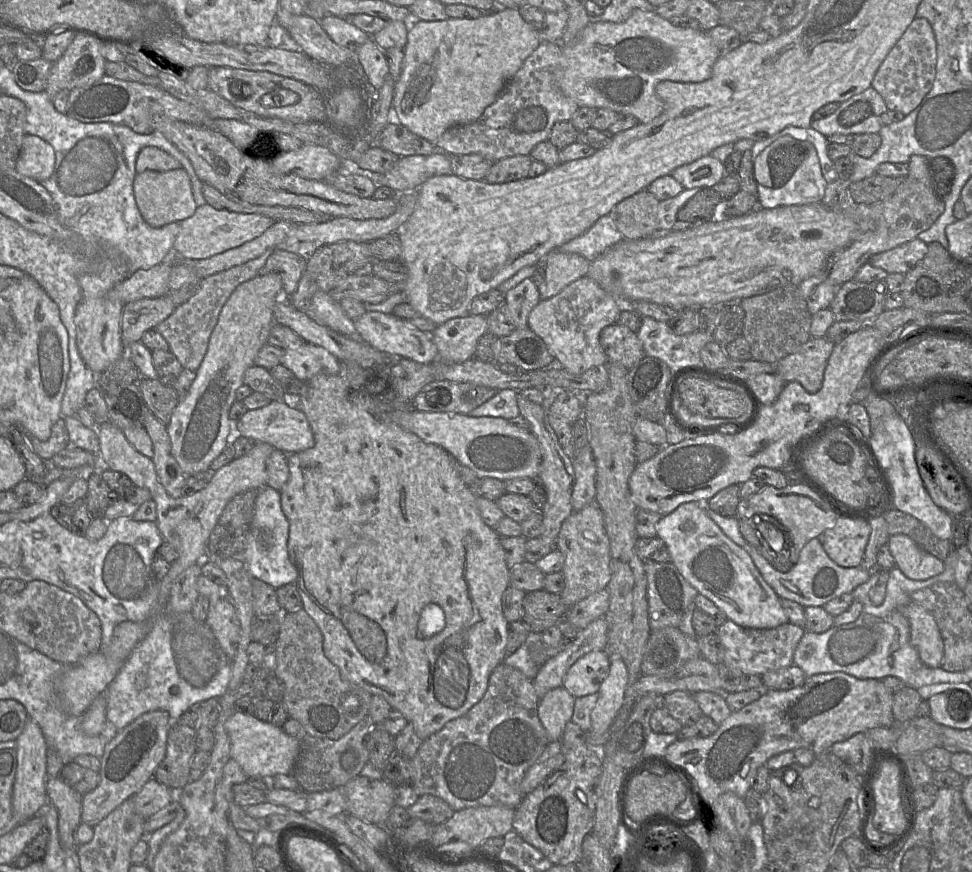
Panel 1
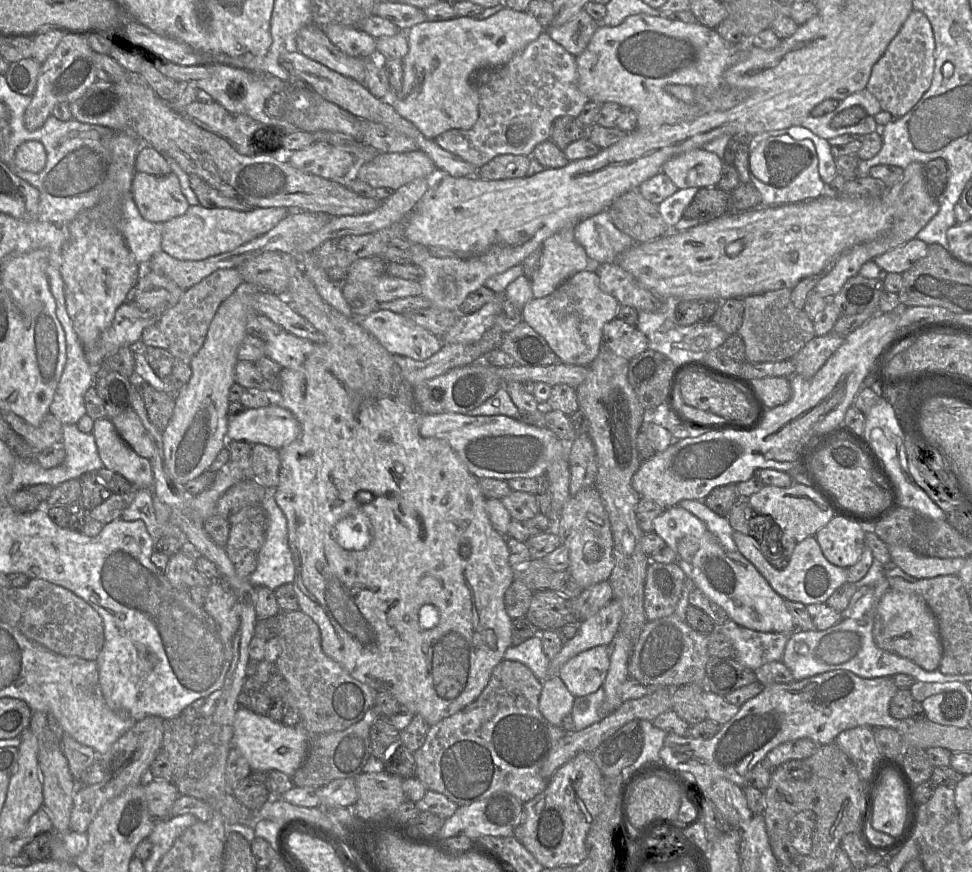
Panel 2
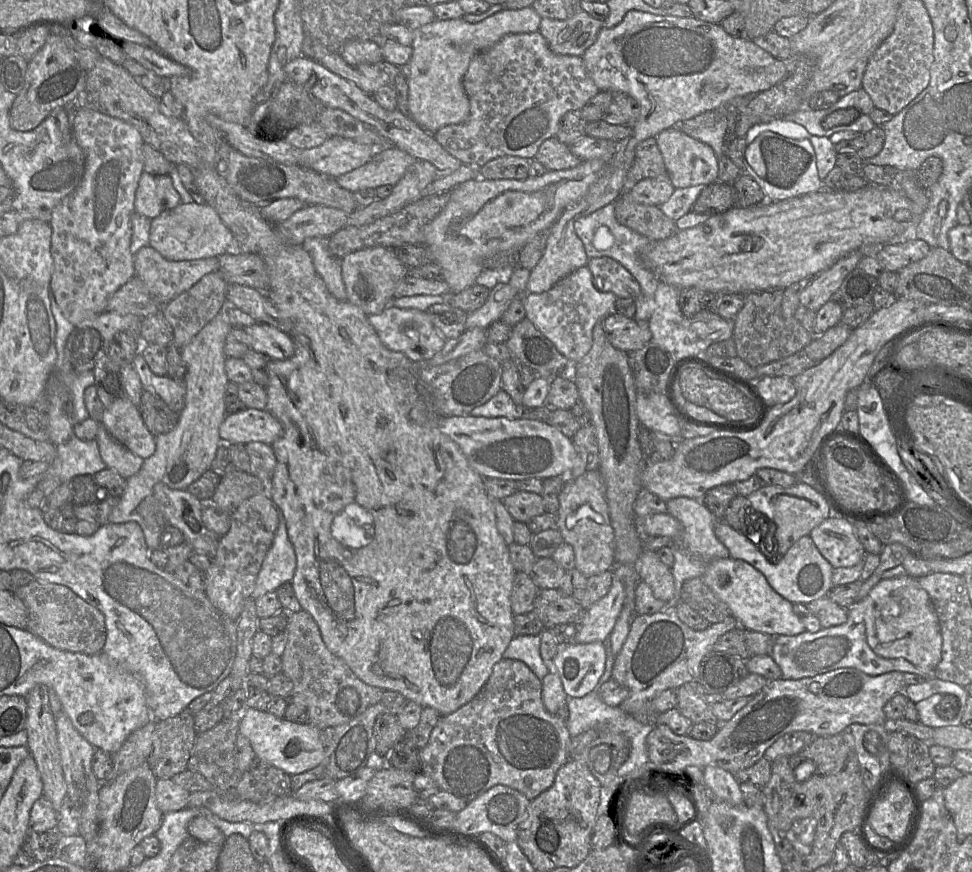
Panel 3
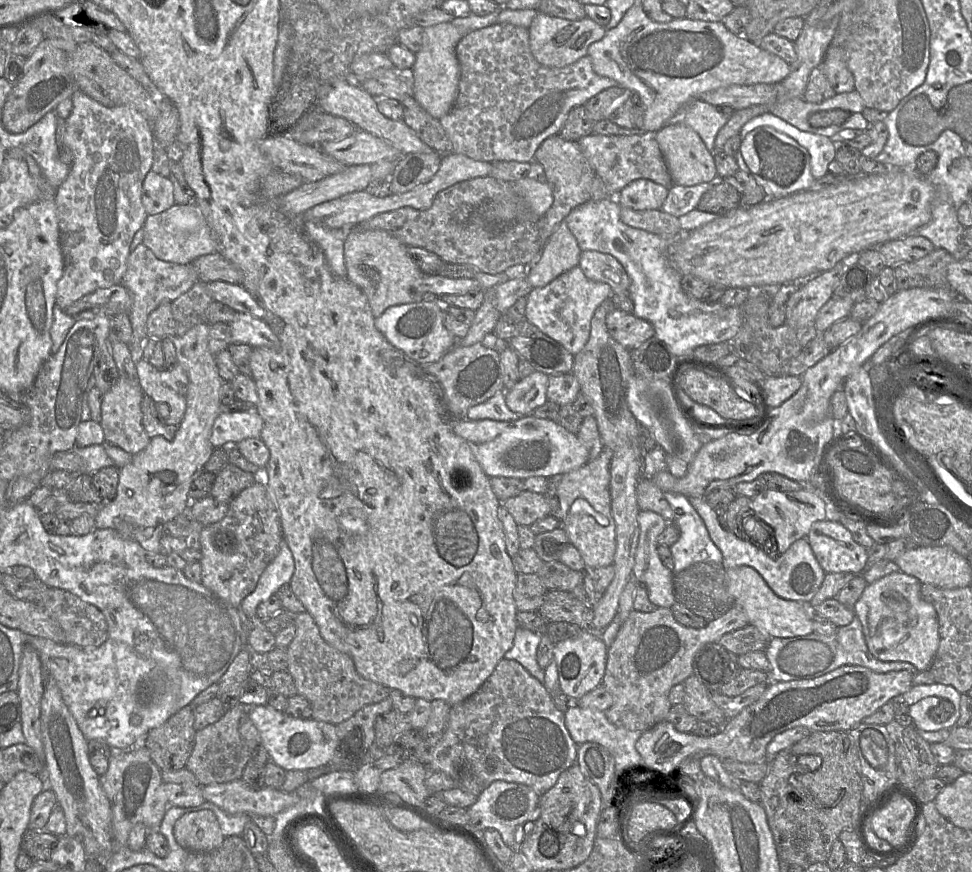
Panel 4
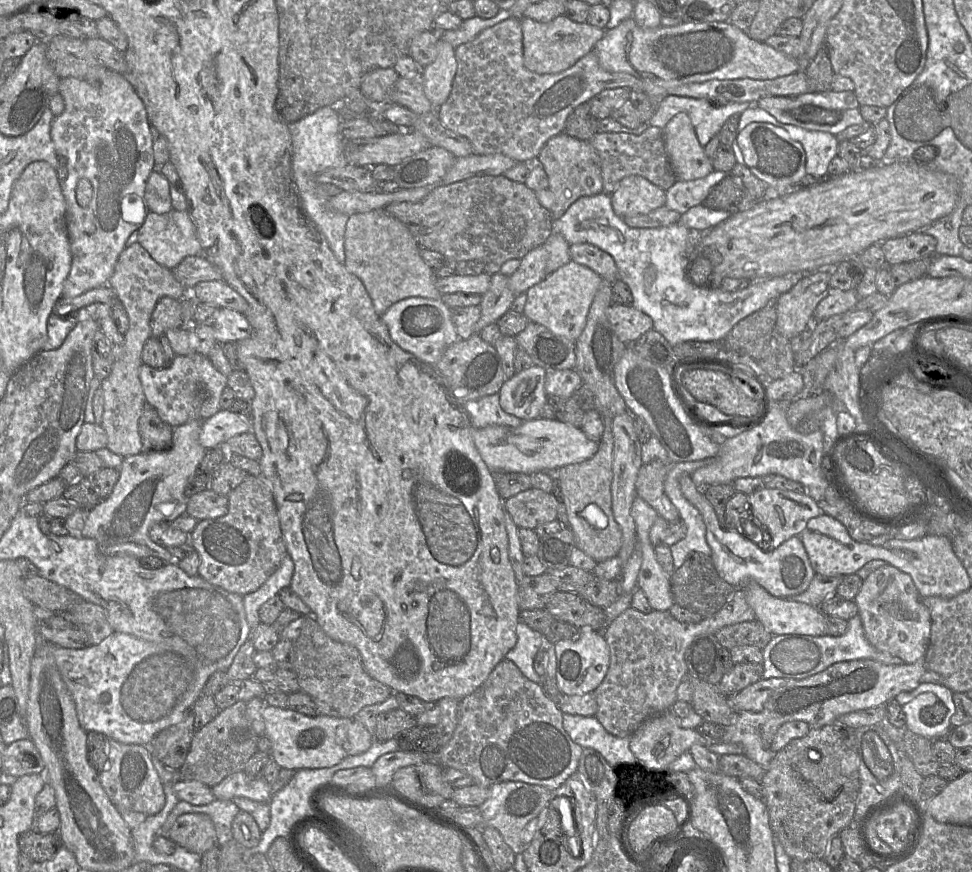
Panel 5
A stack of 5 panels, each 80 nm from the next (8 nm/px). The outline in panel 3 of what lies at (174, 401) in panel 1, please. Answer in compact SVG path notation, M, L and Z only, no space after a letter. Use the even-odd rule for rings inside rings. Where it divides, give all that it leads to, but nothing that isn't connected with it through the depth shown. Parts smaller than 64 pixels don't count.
M143 390L139 409L146 427L154 436L170 432L177 424L178 414L150 391Z

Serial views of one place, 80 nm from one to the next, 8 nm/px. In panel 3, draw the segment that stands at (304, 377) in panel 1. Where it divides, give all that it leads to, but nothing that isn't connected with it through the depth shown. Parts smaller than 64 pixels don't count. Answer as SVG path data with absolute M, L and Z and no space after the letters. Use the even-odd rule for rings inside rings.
M256 322L243 328L248 337L248 346L270 359L285 360L295 353L295 343L290 335L266 323Z

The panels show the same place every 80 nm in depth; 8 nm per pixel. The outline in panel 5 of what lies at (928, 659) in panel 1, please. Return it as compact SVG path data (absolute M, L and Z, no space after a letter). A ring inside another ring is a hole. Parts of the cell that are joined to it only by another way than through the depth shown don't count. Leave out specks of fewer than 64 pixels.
M887 564L872 572L854 598L868 641L879 651L887 652L912 664L923 660L930 642L931 616L929 609L922 604L921 596L910 575Z

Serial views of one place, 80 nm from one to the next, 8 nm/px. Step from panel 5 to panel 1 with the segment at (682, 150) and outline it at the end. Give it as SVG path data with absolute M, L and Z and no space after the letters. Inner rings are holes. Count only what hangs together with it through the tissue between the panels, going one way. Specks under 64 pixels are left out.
M712 155L677 167L671 173L684 188L711 188L726 174L724 164Z

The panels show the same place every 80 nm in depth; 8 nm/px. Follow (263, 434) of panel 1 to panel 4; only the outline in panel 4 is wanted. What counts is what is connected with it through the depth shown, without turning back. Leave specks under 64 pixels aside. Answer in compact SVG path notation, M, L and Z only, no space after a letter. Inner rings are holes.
M222 410L212 427L211 444L214 448L227 448L247 438L260 438L263 424L256 410Z

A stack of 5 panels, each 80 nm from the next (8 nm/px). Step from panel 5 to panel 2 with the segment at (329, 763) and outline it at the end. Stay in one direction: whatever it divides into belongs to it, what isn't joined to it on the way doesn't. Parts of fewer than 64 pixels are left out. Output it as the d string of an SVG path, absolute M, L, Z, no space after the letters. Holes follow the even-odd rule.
M250 708L236 711L233 728L233 745L246 758L252 771L278 770L292 777L306 757L310 736L304 728L286 726L282 722L273 721L268 715L256 714Z

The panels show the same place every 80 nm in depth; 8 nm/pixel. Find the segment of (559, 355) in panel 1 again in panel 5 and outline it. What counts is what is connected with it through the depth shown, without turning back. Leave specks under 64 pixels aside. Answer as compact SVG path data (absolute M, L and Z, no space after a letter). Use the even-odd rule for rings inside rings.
M571 260L527 290L523 314L530 322L543 325L553 334L575 342L585 328L589 308L602 282L597 273Z

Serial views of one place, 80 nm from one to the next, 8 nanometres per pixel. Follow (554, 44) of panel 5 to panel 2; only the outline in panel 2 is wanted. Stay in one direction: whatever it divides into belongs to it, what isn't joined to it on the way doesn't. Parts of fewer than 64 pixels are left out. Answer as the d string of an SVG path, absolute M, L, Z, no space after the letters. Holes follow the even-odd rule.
M582 9L565 24L549 26L544 32L576 57L585 50L598 27L598 22Z

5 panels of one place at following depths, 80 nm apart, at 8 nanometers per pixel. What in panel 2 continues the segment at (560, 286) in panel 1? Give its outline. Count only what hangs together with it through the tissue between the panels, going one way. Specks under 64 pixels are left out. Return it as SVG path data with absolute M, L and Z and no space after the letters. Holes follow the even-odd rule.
M573 226L548 237L542 247L539 271L536 277L531 279L535 298L551 294L568 278L592 265L584 247L574 237Z

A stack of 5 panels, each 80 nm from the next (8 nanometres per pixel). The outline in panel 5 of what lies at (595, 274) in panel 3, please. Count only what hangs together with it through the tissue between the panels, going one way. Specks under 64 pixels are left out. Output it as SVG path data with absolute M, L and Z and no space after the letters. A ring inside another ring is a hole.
M588 243L571 244L569 251L572 261L591 269L603 280L613 283L619 279L615 260L608 253Z

